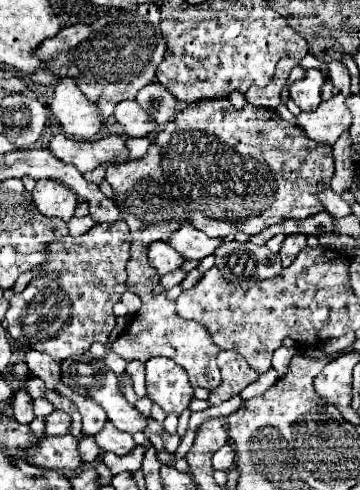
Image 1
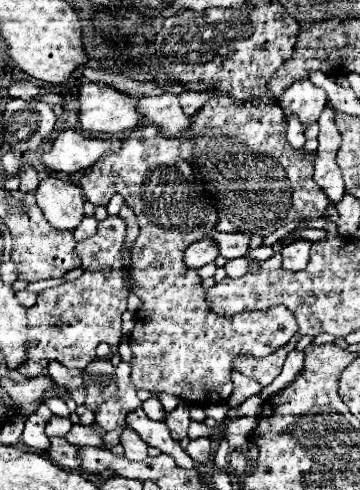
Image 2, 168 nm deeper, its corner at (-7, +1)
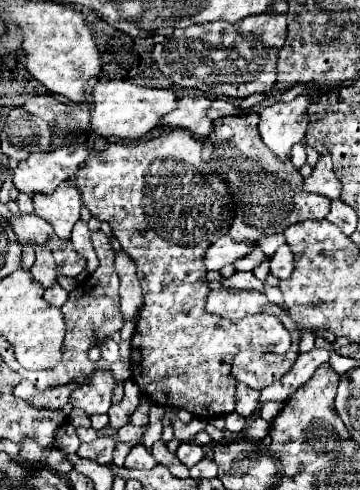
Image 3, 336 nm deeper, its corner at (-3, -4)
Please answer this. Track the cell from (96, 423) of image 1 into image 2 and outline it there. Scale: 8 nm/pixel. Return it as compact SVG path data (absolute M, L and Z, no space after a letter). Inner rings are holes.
M121 361L116 366L116 378L118 378L120 394L114 396L114 398L110 398L110 400L106 400L104 404L100 404L98 410L94 412L96 426L100 426L106 432L122 428L126 424L124 418L126 418L128 410L138 408L142 404L140 398L136 396L136 390L134 390L134 386L132 386L130 380L130 364Z

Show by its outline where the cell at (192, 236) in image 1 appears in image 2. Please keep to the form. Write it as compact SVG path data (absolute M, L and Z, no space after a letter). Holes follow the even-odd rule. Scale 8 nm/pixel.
M212 230L208 236L216 236L216 246L220 248L220 256L224 258L238 258L248 252L248 242L250 242L248 234L242 234L242 232L222 234Z

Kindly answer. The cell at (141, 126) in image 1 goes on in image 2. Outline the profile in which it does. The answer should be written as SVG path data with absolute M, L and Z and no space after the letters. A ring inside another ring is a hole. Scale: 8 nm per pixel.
M176 94L142 98L136 108L140 108L144 122L152 122L158 128L158 132L162 132L162 136L168 136L168 138L178 136L180 130L190 124L188 116L182 112L178 104Z

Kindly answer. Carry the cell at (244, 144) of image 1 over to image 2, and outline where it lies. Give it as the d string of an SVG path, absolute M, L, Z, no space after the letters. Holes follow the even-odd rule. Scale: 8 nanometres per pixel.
M214 94L196 114L190 116L190 120L192 124L184 130L184 146L188 148L186 158L192 160L192 172L196 172L196 178L204 178L204 186L208 188L208 194L212 194L212 202L218 208L218 232L268 236L288 222L322 218L328 206L328 198L312 178L316 152L294 150L288 144L288 122L284 120L284 110L274 104L274 100L258 98L254 102L238 102L230 96Z

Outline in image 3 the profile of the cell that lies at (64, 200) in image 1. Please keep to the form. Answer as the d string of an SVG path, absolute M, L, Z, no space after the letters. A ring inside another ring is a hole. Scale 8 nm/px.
M62 183L52 195L34 195L34 209L38 217L54 227L60 239L70 239L70 231L80 219L80 191L74 185Z

